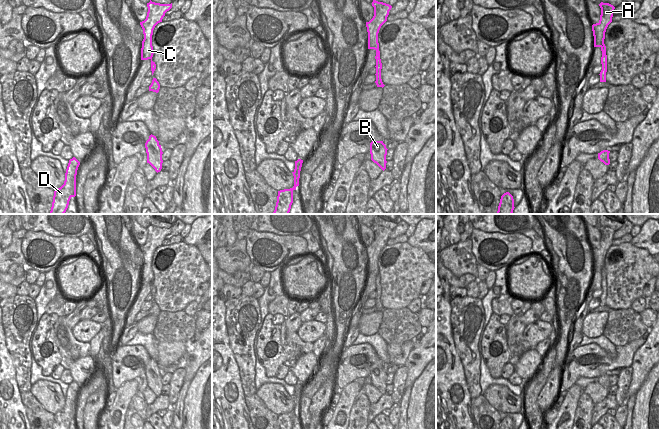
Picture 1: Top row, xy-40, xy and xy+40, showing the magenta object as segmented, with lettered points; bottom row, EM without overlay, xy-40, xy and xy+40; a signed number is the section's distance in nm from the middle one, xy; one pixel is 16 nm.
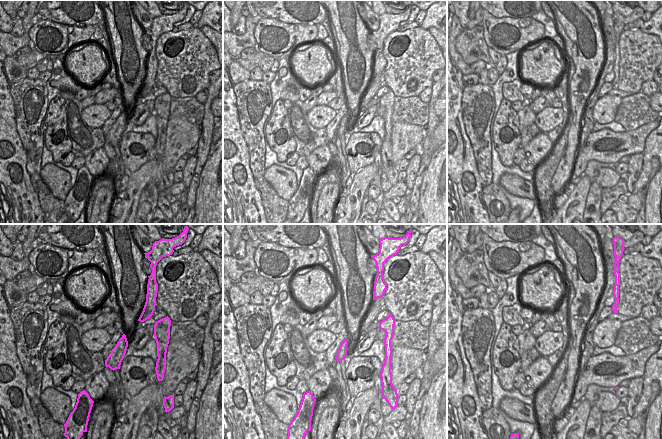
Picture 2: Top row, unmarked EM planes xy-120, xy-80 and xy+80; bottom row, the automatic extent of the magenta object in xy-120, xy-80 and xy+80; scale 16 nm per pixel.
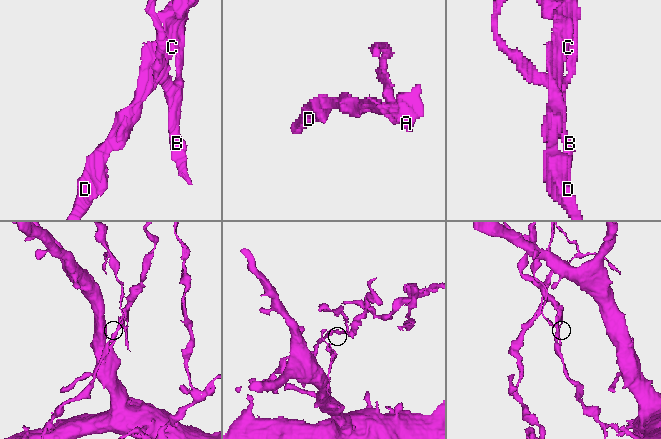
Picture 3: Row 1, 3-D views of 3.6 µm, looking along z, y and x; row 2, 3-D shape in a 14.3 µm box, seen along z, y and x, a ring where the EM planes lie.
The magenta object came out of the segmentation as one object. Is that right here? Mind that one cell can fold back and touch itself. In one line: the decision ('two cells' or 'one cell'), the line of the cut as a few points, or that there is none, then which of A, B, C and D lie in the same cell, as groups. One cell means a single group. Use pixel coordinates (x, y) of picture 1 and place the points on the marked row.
two cells; cut xy (376, 75), (380, 78); groups A C D / B

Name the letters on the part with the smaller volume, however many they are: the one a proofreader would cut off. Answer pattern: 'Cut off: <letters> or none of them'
Cut off: B

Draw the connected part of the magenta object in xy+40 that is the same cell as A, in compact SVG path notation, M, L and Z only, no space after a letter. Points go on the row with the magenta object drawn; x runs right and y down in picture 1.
M601 2L599 6L601 8L600 20L598 23L592 25L592 31L594 36L594 47L600 47L602 51L601 57L602 70L599 75L606 79L607 55L604 39L606 29L608 25L612 22L613 11L615 7L609 3L603 2Z

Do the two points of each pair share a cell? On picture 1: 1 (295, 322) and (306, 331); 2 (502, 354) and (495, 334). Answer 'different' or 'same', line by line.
1: different
2: same

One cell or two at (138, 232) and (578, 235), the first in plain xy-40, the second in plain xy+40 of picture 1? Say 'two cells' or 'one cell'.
two cells

